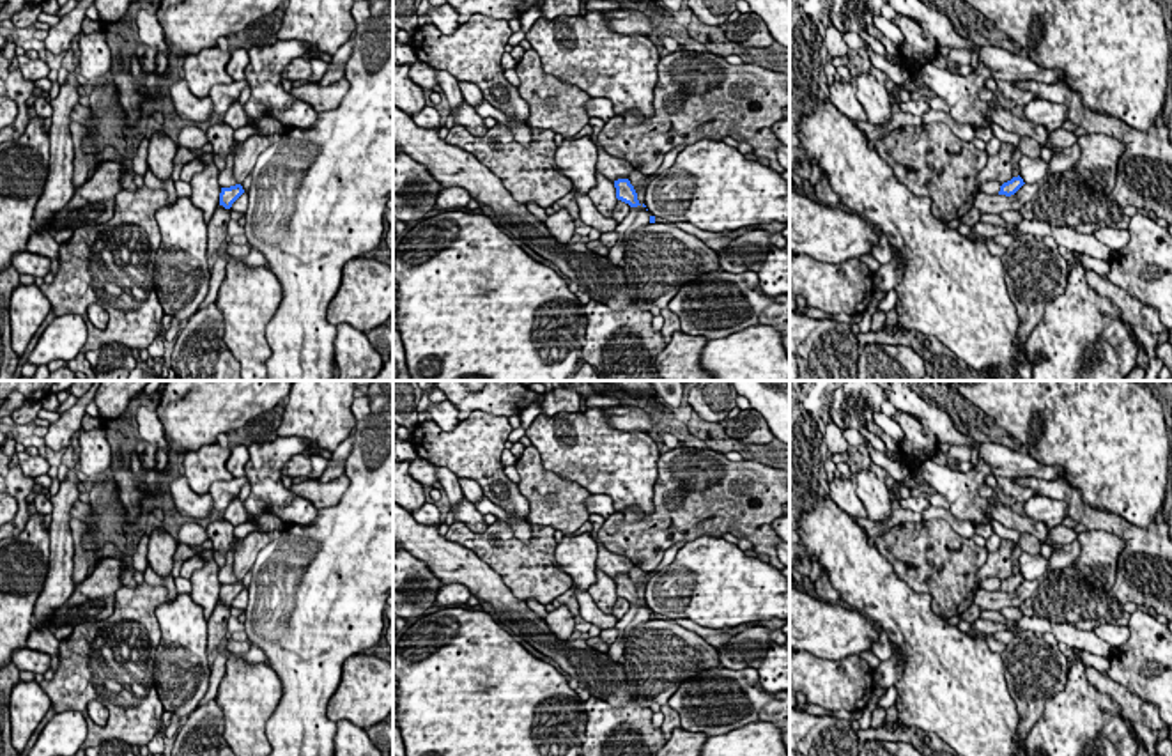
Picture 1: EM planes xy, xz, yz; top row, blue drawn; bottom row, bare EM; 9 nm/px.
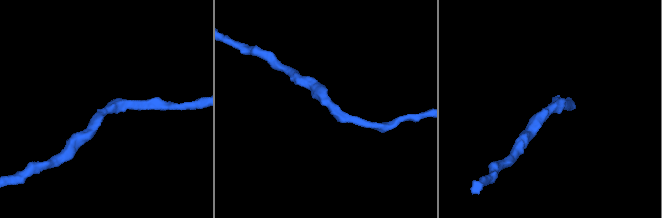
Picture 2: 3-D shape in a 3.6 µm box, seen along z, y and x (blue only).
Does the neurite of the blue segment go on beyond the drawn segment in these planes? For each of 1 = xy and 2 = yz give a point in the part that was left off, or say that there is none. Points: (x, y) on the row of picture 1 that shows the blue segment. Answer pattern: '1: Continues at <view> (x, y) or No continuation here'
1: No continuation here
2: No continuation here

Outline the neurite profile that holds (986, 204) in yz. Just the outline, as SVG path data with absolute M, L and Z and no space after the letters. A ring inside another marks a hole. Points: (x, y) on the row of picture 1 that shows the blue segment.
M1039 182L1036 184L1023 184L1014 195L988 195L979 191L974 207L981 214L1000 214L1004 211L1020 211L1023 204L1034 198L1039 191Z

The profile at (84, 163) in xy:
M71 120L69 124L73 143L74 143L74 175L73 184L74 189L85 182L89 174L96 168L97 163L103 161L117 161L122 168L122 188L127 191L136 191L131 165L127 159L120 158L115 147L106 147L99 156L89 154L81 150L81 142L89 135L87 127Z

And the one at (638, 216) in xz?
M634 170L628 177L630 184L634 186L637 193L639 205L630 207L627 218L623 221L618 221L616 232L620 235L620 241L609 250L607 258L614 266L623 266L623 253L625 253L625 241L641 227L650 223L650 212L646 211L644 204L644 179L650 175L644 175L637 170Z

